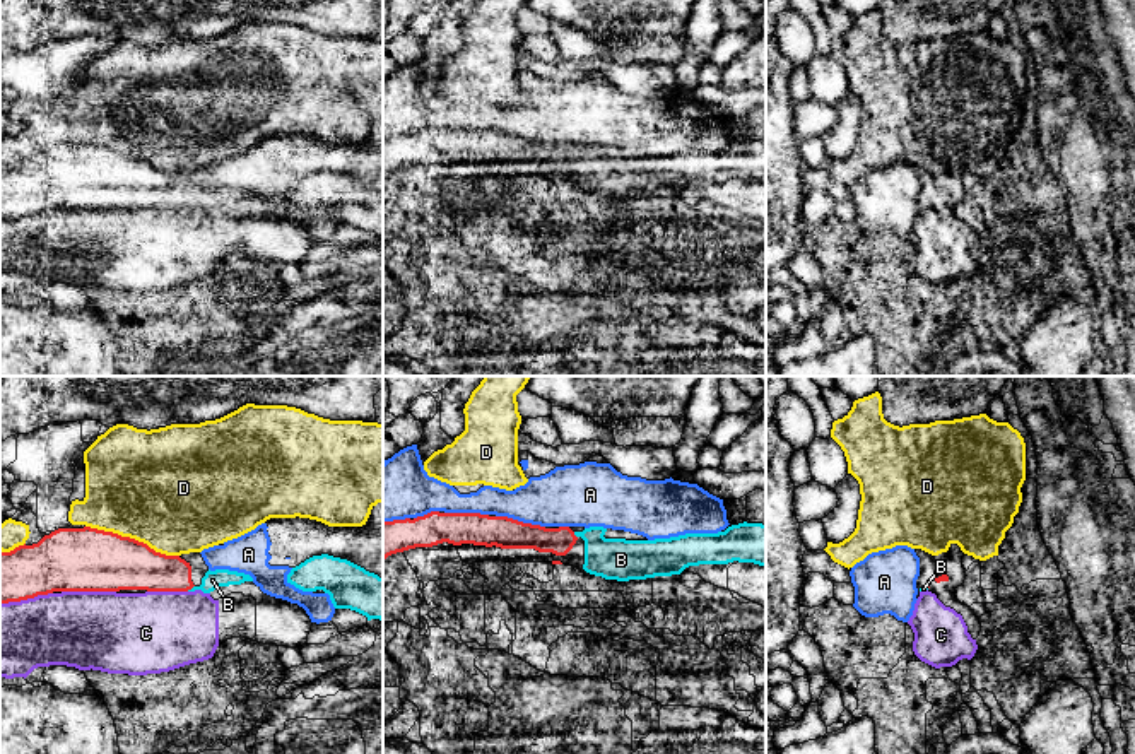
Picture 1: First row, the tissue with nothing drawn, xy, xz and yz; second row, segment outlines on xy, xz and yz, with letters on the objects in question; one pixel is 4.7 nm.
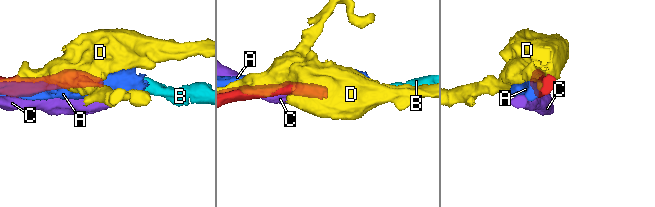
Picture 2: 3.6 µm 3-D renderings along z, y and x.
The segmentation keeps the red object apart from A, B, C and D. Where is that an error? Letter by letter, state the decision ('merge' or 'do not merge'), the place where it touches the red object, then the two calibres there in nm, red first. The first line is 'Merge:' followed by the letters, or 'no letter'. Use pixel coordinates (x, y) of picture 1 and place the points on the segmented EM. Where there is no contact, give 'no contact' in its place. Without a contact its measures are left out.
Merge: B
A: do not merge; contact xz (520, 522); calibres 150 and 280 nm
B: merge; contact xy (190, 589); calibres 200 and 90 nm
C: do not merge; contact xy (89, 590); calibres 300 and 380 nm
D: do not merge; contact xy (132, 539); calibres 300 and 500 nm

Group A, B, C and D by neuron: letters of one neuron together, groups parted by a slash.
A / B / C / D

